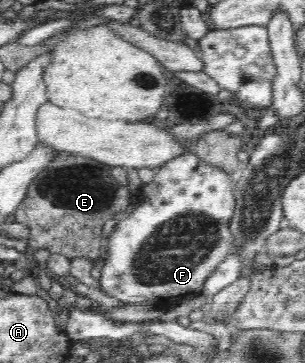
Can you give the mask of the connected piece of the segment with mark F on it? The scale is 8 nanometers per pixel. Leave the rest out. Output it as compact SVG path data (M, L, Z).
M190 150L155 169L153 181L140 190L139 205L129 215L120 217L107 238L107 259L97 281L99 289L124 304L147 301L155 305L159 301L181 301L200 295L205 279L231 254L233 234L229 221L236 207L233 194L236 181L237 177L229 176L223 169L202 163Z

